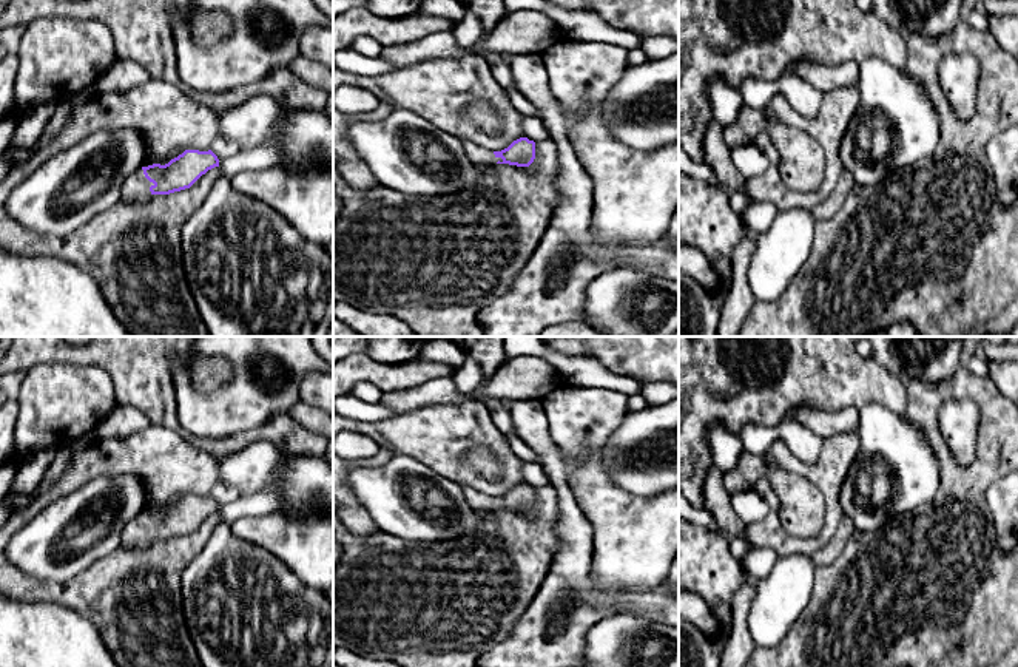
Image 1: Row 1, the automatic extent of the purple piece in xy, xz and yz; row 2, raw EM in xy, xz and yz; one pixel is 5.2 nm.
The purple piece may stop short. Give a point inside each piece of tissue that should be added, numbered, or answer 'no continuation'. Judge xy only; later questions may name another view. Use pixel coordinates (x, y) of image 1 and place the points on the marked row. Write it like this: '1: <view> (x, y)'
1: xy (136, 187)

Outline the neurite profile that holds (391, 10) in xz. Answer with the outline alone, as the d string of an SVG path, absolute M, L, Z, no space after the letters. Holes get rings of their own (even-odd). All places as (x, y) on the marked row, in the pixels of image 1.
M367 0L366 8L379 19L401 19L420 9L423 0Z

